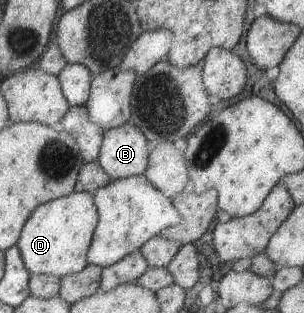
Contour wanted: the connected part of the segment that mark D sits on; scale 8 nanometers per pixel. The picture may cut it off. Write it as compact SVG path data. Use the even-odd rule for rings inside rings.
M73 191L38 205L22 225L16 243L25 269L30 274L58 278L82 270L87 264L87 250L97 222L97 210L91 193Z

